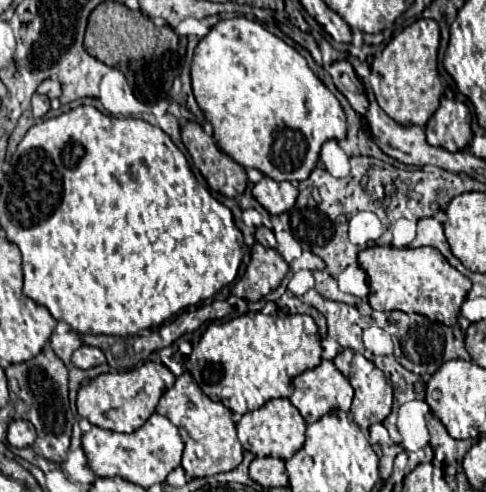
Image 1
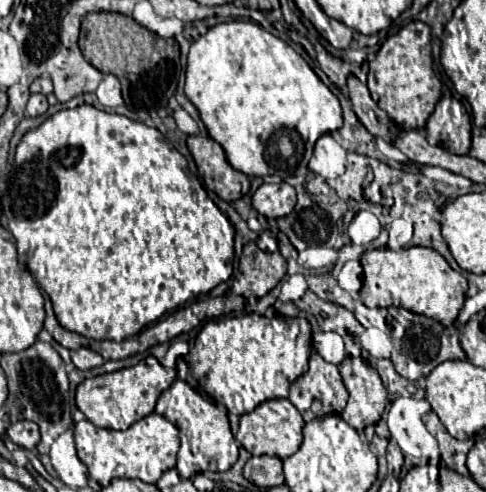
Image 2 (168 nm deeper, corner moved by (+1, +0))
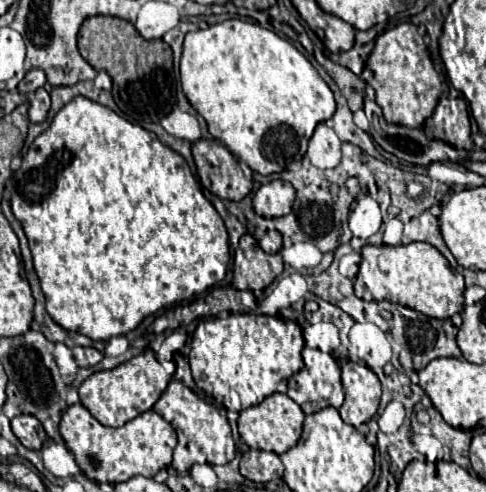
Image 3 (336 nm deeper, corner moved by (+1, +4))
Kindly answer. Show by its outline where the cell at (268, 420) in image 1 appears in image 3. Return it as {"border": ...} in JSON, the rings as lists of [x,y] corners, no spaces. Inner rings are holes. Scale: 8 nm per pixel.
{"border":[[[275,392],[273,396],[267,396],[261,404],[255,404],[253,408],[241,410],[241,416],[238,419],[238,431],[243,442],[249,448],[283,454],[297,444],[301,430],[303,430],[303,418],[305,418],[303,410],[287,394]]]}

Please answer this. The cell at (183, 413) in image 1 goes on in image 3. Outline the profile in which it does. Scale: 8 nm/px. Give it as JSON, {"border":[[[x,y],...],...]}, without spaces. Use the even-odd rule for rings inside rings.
{"border":[[[171,380],[153,410],[161,414],[179,436],[179,444],[173,452],[173,468],[181,476],[189,474],[189,468],[193,464],[227,464],[235,458],[235,444],[227,418],[213,404],[205,404],[183,382]]]}

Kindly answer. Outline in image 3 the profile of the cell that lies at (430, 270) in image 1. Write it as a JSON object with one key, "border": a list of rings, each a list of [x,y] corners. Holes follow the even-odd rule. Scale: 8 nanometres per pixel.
{"border":[[[413,242],[407,246],[363,246],[363,260],[355,278],[355,296],[361,300],[389,300],[443,320],[463,310],[463,292],[463,276],[455,274],[447,258],[431,244]]]}

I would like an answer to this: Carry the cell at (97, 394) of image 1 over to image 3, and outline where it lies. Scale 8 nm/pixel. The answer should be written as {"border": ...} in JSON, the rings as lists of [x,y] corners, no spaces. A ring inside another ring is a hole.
{"border":[[[147,348],[145,352],[137,354],[135,358],[119,364],[113,370],[101,370],[91,374],[81,386],[79,386],[79,398],[81,404],[103,424],[103,426],[123,426],[125,422],[133,420],[135,416],[147,412],[153,408],[153,404],[159,400],[161,392],[167,388],[173,378],[176,365],[173,361],[157,362],[155,352]]]}

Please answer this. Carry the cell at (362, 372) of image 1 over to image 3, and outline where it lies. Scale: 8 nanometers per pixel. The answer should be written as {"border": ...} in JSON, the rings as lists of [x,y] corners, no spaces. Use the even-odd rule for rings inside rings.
{"border":[[[347,362],[341,368],[341,381],[345,388],[345,402],[339,408],[341,418],[351,426],[361,426],[369,422],[379,408],[381,382],[377,374],[355,362]]]}

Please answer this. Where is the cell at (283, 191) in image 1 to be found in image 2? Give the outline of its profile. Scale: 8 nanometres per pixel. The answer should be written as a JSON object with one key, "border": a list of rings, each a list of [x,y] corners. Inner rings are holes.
{"border":[[[287,182],[281,184],[263,184],[253,194],[253,208],[265,218],[287,216],[295,206],[295,188]]]}

